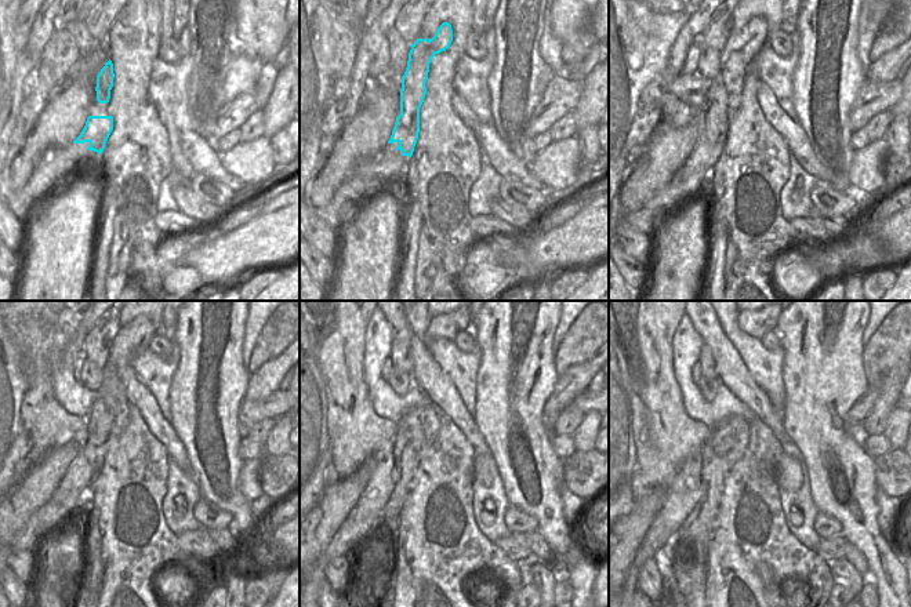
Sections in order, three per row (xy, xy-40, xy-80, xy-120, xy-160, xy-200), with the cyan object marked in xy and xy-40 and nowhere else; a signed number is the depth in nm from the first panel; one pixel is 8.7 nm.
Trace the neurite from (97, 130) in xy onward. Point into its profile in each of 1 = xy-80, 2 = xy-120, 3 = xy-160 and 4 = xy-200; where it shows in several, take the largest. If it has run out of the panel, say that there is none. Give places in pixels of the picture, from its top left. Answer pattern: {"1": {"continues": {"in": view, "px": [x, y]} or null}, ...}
{"1": {"continues": {"in": "xy-80", "px": [725, 94]}}, "2": {"continues": {"in": "xy-120", "px": [108, 420]}}, "3": {"continues": {"in": "xy-160", "px": [416, 431]}}, "4": {"continues": {"in": "xy-200", "px": [729, 439]}}}

